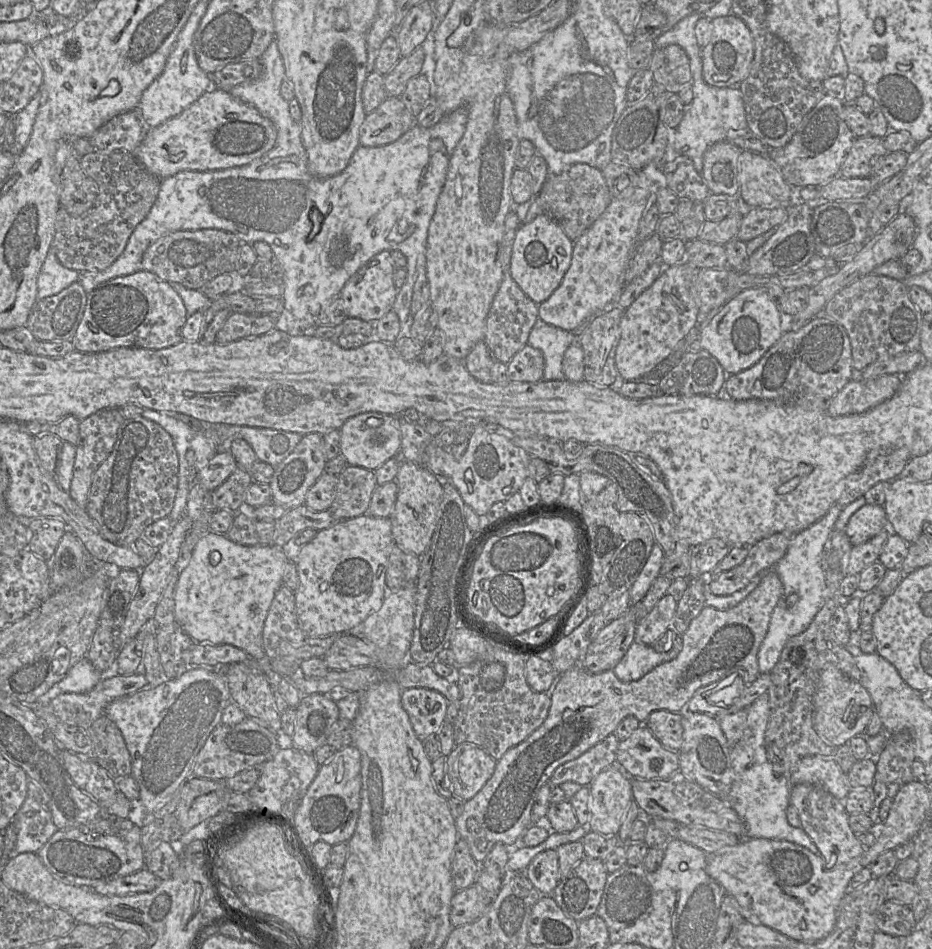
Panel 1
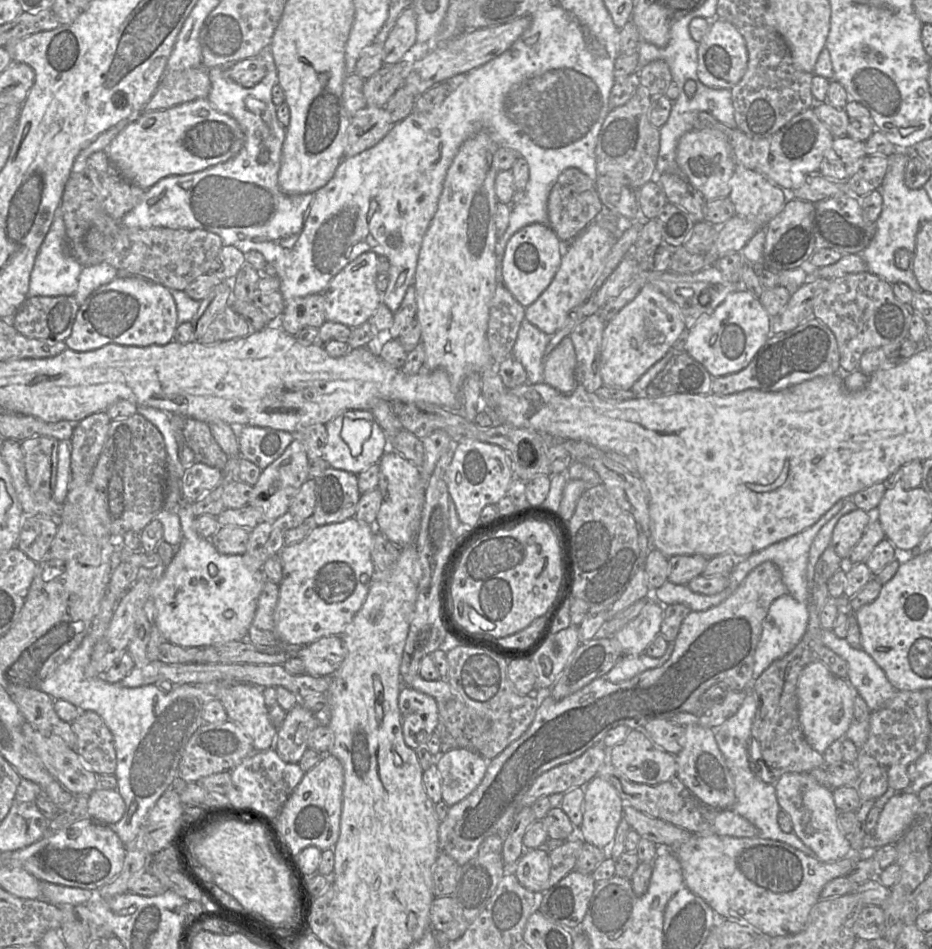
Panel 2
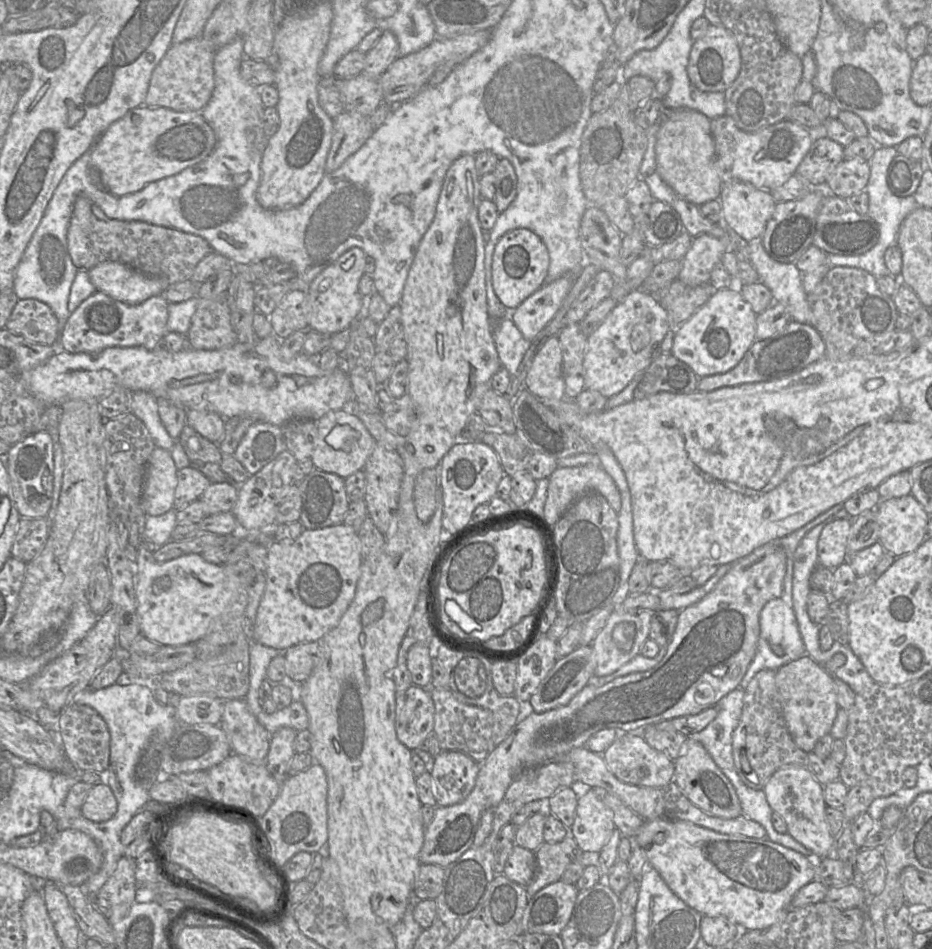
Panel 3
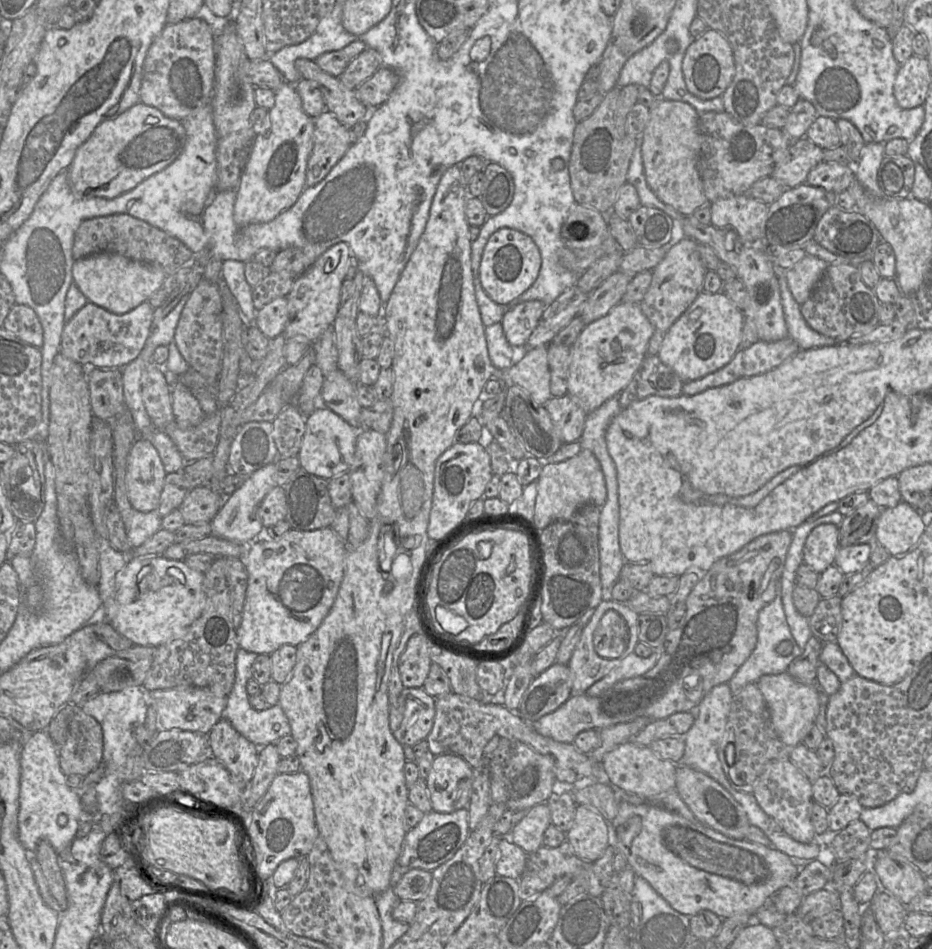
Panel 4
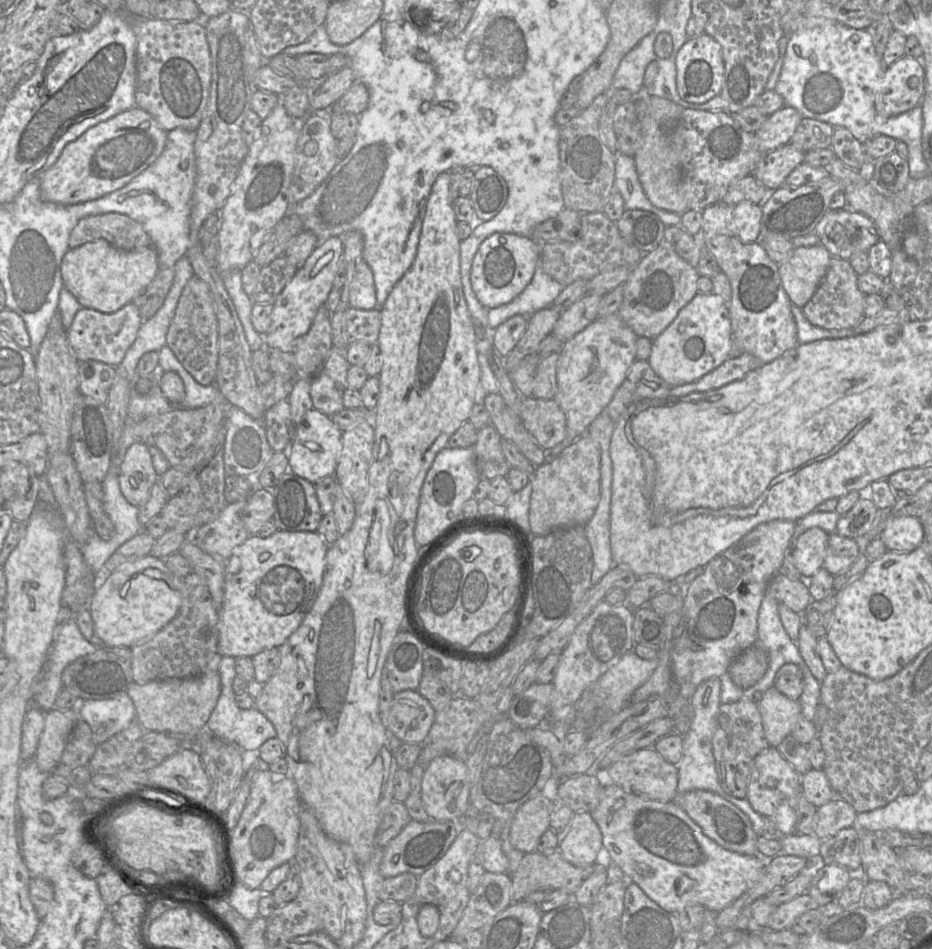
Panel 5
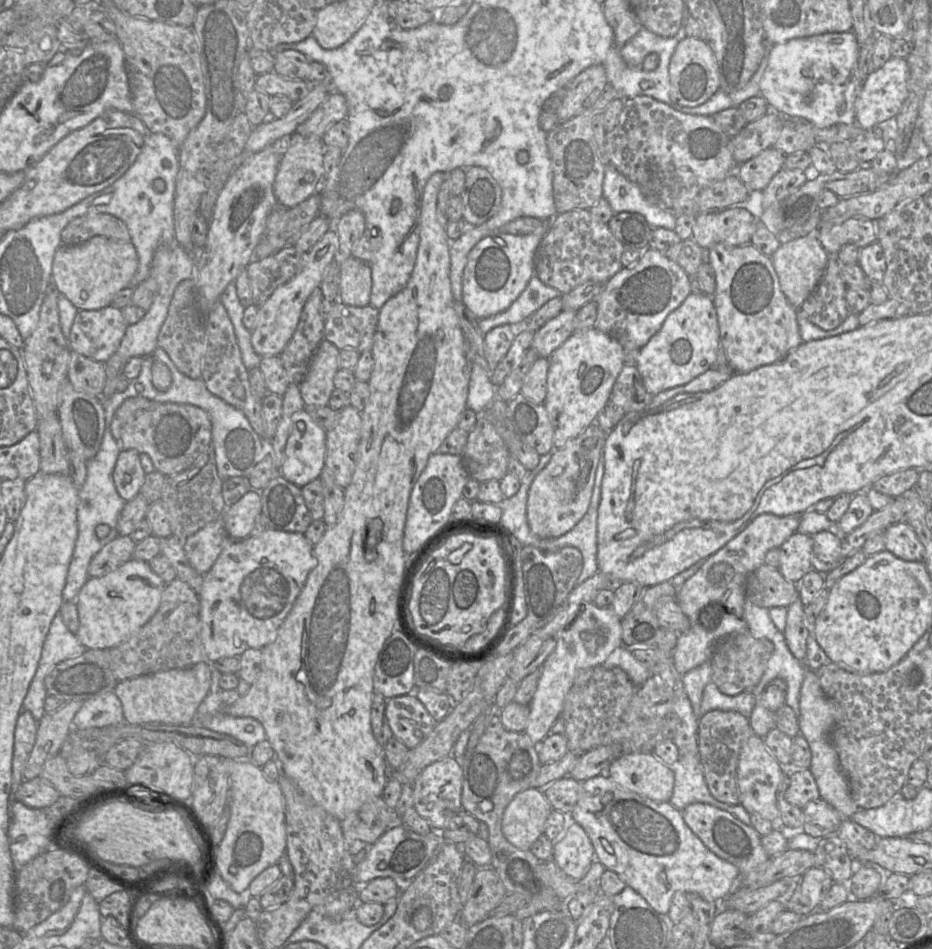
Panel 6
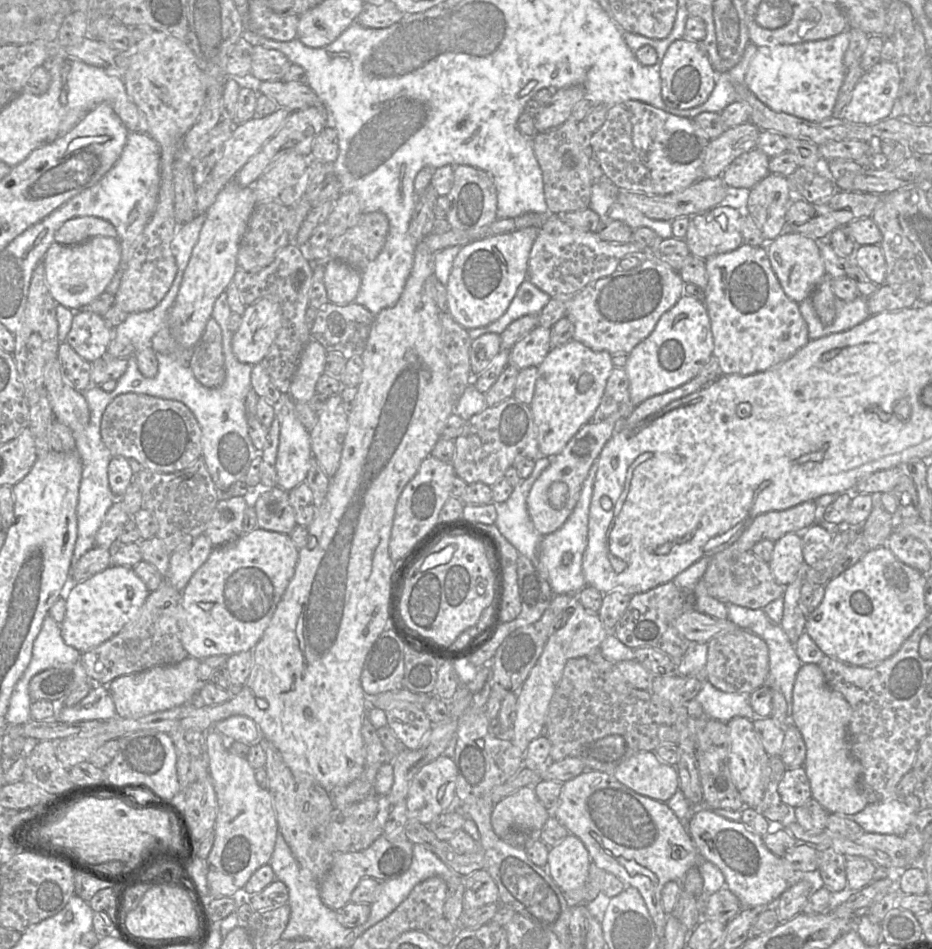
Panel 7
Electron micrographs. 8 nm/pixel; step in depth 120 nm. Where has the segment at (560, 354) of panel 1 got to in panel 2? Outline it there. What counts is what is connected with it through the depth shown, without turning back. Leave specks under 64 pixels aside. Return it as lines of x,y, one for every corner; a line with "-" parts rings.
523,320
513,347
512,357
518,360
527,373
527,384
544,383
543,362
550,335

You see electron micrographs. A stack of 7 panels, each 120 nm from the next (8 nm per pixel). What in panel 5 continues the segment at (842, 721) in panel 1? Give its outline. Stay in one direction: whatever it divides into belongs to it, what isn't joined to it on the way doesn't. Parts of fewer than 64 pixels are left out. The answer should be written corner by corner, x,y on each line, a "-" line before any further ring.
772,686
758,702
767,742
777,747
791,732
802,715
798,700
792,700

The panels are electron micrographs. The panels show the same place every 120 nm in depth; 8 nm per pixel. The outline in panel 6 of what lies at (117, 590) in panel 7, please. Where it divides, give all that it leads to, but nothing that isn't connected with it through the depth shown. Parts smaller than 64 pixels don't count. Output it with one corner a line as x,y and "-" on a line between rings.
135,559
102,576
89,578
74,601
79,617
77,639
87,649
110,649
126,641
156,613
165,587
148,562

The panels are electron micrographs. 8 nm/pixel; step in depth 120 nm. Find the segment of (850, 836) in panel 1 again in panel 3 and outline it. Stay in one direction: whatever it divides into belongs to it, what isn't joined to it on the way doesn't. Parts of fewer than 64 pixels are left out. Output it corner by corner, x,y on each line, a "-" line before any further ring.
785,766
775,771
763,787
773,812
779,814
787,826
787,834
821,858
835,859
835,837
825,819
826,804
823,785
814,779
804,766

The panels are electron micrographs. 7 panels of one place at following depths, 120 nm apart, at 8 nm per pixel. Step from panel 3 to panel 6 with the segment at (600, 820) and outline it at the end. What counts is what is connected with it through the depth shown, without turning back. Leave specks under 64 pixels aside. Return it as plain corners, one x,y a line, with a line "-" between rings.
570,820
565,835
554,843
552,859
569,877
582,879
595,860
594,846
583,827

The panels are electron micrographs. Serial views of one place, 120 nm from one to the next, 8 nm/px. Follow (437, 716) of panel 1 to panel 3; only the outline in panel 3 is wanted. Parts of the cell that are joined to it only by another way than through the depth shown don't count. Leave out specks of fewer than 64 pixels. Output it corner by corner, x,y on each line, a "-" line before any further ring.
412,684
395,697
397,738
409,750
419,748
434,728
435,707
429,687

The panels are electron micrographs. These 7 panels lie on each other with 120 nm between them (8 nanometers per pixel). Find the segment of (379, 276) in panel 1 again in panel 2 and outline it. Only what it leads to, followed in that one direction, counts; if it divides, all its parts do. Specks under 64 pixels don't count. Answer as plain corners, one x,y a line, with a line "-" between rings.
368,251
359,255
335,275
321,293
326,322
337,322
355,328
369,321
382,303
382,294
376,287
377,274
378,255

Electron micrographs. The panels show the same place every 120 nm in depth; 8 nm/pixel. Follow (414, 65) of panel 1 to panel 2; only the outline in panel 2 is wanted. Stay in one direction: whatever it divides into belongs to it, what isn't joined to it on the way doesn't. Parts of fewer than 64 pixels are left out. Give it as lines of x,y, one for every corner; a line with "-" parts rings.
400,59
397,63
384,65
377,73
364,80
366,107
383,107
403,85
412,65
413,63

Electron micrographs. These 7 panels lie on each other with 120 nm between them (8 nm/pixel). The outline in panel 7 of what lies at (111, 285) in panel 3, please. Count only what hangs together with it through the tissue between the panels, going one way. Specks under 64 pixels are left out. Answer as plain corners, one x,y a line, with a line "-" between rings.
97,236
73,246
54,241
43,259
45,276
53,299
72,311
79,311
105,292
120,260
120,243
117,238

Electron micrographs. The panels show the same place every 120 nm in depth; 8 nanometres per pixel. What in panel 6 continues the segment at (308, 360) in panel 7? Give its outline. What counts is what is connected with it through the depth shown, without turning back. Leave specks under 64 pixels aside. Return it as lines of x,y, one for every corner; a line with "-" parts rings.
322,340
312,359
304,381
299,385
306,406
327,406
335,389
334,376
339,370
340,350
331,342

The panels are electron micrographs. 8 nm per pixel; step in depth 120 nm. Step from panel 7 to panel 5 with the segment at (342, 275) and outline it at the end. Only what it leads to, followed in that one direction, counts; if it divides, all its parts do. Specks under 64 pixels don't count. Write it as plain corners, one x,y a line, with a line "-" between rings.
364,260
357,266
355,277
350,284
349,305
363,310
377,308
373,273

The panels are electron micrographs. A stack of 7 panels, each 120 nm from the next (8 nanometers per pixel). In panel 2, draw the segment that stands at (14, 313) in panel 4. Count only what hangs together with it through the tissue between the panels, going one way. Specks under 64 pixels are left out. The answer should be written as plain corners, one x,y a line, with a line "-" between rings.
72,296
28,297
10,319
18,333
42,341
64,341
71,332
80,305

